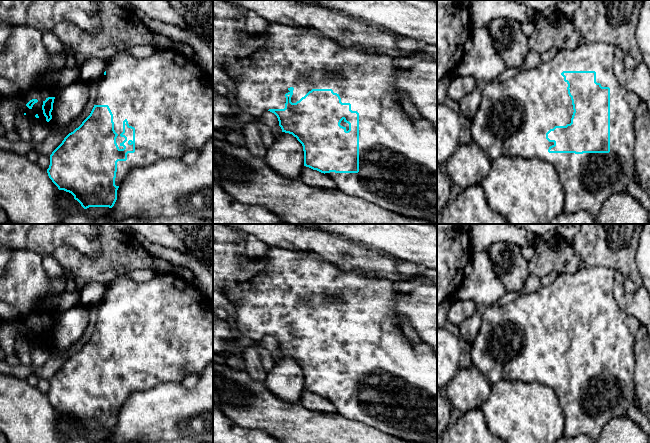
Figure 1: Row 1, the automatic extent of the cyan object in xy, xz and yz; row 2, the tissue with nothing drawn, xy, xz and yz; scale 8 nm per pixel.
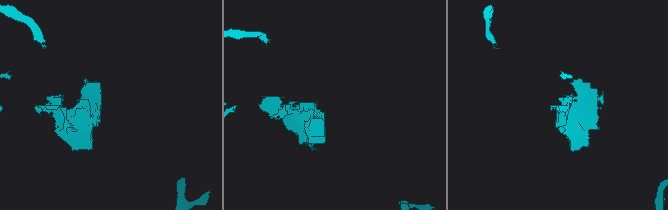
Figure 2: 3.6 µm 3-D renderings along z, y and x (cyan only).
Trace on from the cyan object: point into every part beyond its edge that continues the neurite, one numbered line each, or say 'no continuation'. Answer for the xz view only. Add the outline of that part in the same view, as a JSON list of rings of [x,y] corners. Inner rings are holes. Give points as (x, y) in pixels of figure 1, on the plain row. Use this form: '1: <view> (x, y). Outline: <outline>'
1: xz (397, 378). Outline: [[[213,241],[213,290],[221,293],[226,298],[237,299],[237,327],[242,336],[259,343],[269,333],[284,333],[286,327],[285,318],[290,316],[288,313],[293,311],[291,326],[296,327],[312,313],[332,313],[337,317],[342,327],[350,327],[351,334],[359,337],[359,396],[358,397],[325,397],[336,408],[336,412],[341,416],[369,425],[383,433],[393,435],[406,441],[418,443],[437,443],[437,353],[426,343],[412,343],[403,334],[402,330],[395,325],[397,302],[396,283],[383,278],[377,278],[368,273],[360,271],[345,272],[336,266],[323,261],[320,258],[310,258],[305,253],[294,250],[281,249],[279,247],[270,247],[266,256],[249,257],[246,253],[239,254],[239,246],[230,242]]]

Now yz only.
1: yz (513, 342). Outline: [[[589,266],[588,268],[581,270],[573,274],[560,273],[553,283],[548,286],[540,286],[535,292],[529,294],[522,294],[515,301],[512,301],[506,305],[494,305],[482,309],[482,325],[480,327],[479,333],[476,339],[471,343],[470,356],[473,365],[479,369],[485,377],[490,381],[491,384],[495,384],[500,380],[519,380],[524,382],[537,382],[544,386],[551,388],[558,397],[560,405],[564,413],[564,433],[566,437],[576,437],[579,435],[586,435],[592,440],[596,440],[600,435],[603,427],[612,419],[622,417],[627,415],[627,411],[632,403],[636,403],[635,398],[635,384],[634,384],[634,368],[636,360],[634,357],[634,341],[635,335],[641,325],[641,323],[633,316],[624,313],[618,306],[618,303],[613,294],[614,279],[616,271],[609,267],[603,266]],[[563,295],[595,295],[596,296],[596,306],[600,307],[602,311],[610,312],[610,376],[609,377],[549,377],[548,373],[550,370],[554,369],[554,366],[549,366],[546,363],[546,357],[553,353],[555,350],[566,350],[571,347],[571,342],[573,339],[573,329],[571,321],[568,318],[568,308],[564,305],[564,301],[561,299]]]

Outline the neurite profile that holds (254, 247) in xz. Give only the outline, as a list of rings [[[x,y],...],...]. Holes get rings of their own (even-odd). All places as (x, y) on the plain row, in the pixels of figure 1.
[[[247,235],[246,238],[246,254],[249,257],[263,257],[266,256],[269,246],[263,241],[259,240],[253,235]]]

